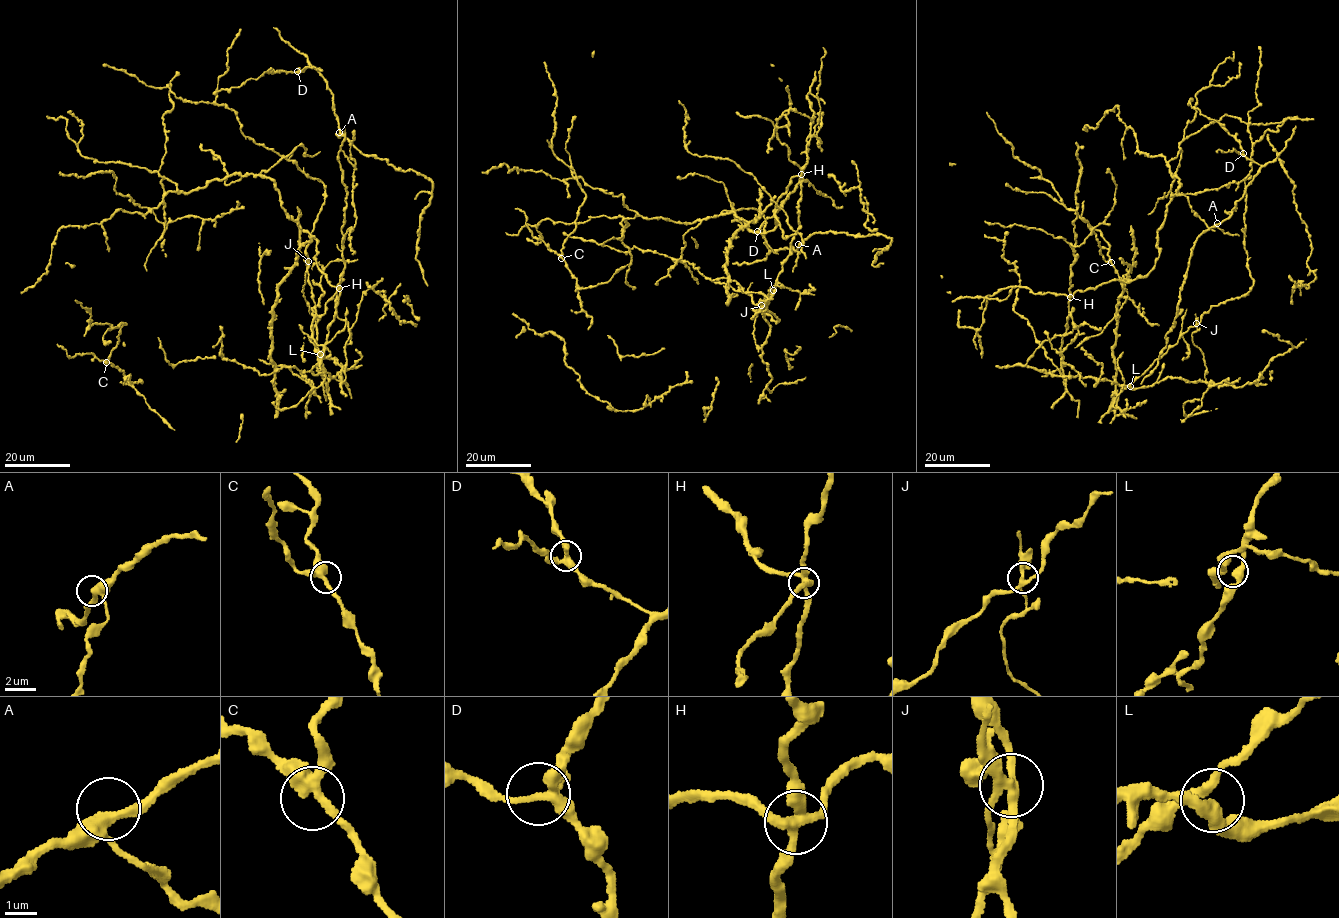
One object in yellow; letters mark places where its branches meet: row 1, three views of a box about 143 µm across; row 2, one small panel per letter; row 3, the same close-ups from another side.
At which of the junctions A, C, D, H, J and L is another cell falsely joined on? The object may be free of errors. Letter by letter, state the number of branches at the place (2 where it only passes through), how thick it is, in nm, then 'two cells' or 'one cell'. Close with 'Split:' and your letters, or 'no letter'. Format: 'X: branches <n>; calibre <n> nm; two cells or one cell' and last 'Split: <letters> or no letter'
A: branches 3; calibre 320 nm; one cell
C: branches 3; calibre 320 nm; one cell
D: branches 4; calibre 320 nm; one cell
H: branches 4; calibre 320 nm; one cell
J: branches 4; calibre 280 nm; one cell
L: branches 4; calibre 360 nm; one cell
Split: no letter

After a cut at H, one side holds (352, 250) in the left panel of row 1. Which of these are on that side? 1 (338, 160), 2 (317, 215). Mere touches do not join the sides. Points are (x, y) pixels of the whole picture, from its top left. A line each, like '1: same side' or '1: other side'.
1: same side
2: other side

